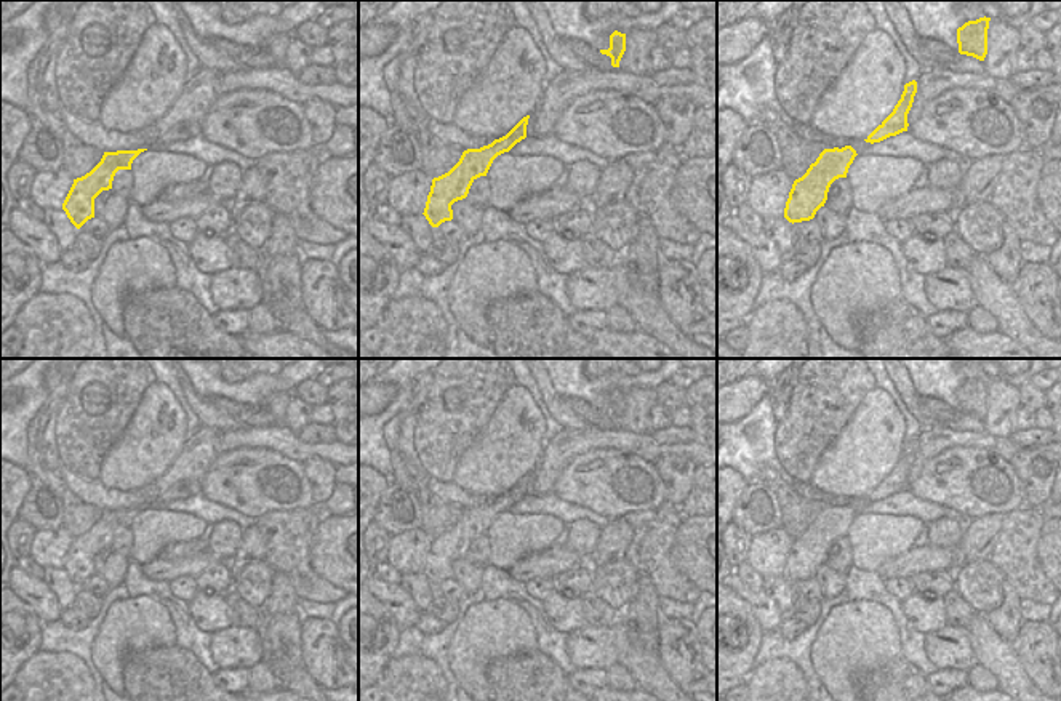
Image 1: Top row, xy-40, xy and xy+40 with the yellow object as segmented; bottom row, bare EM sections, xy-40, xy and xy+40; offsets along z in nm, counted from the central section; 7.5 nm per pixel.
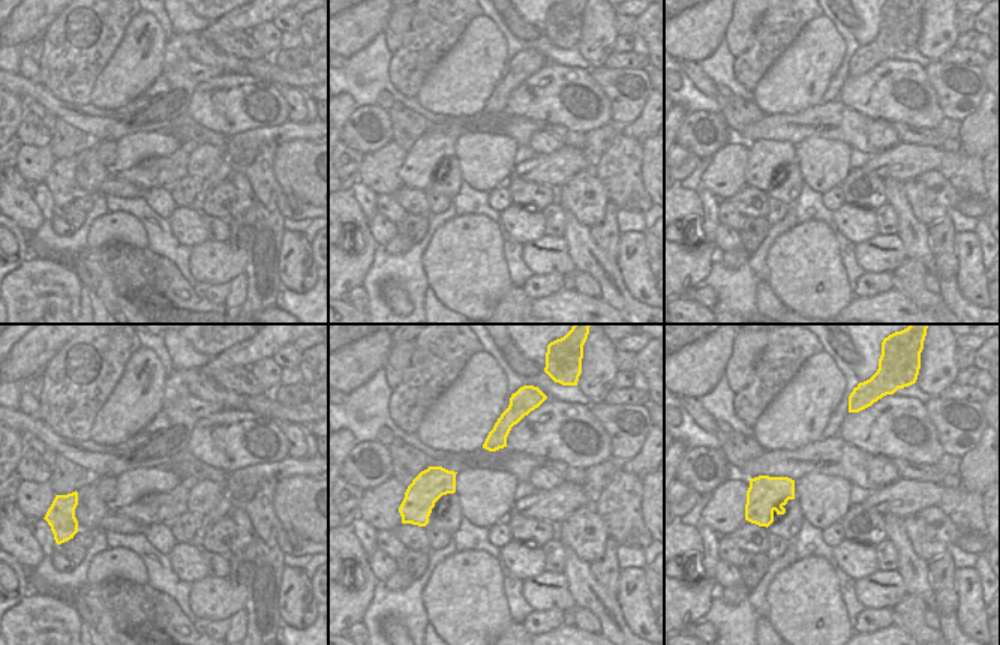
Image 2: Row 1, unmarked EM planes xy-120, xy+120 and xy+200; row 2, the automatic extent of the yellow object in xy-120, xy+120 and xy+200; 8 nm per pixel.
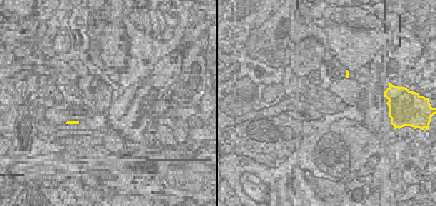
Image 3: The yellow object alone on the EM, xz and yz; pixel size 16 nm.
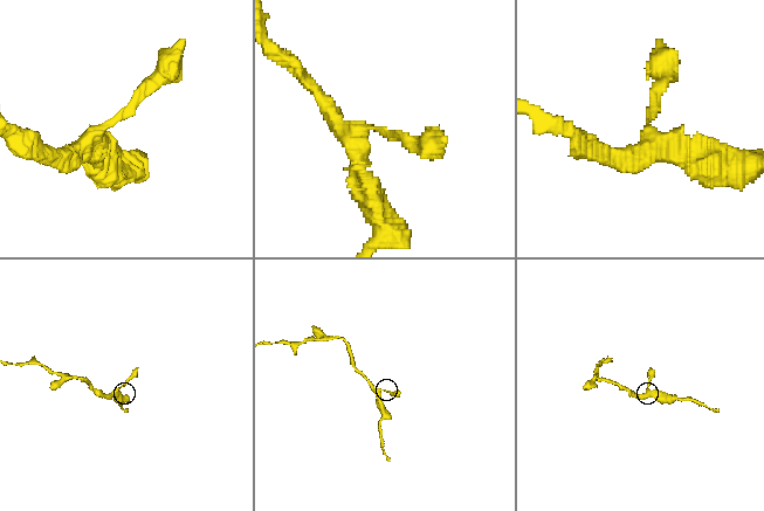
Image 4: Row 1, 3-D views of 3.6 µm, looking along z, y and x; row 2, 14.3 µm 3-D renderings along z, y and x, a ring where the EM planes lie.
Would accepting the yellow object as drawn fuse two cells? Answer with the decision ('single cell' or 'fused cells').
single cell

